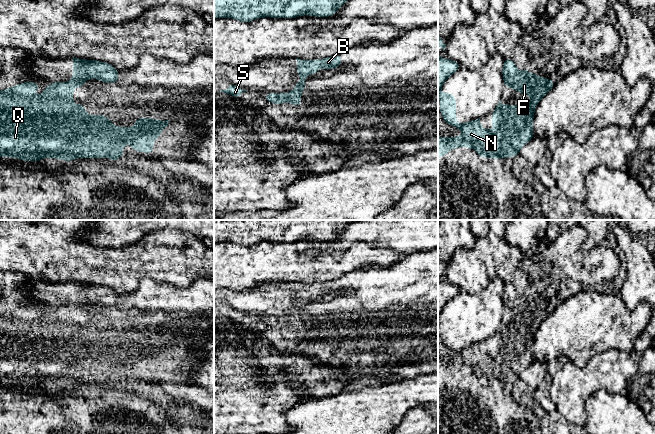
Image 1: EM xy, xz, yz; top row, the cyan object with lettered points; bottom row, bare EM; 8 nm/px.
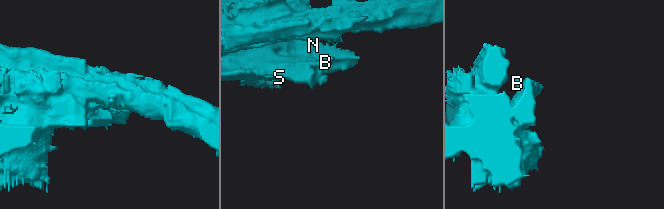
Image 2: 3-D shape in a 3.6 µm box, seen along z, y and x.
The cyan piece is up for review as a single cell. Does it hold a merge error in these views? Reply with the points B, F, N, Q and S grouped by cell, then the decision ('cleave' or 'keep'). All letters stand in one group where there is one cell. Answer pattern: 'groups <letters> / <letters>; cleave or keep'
groups B / F N Q S; cleave

